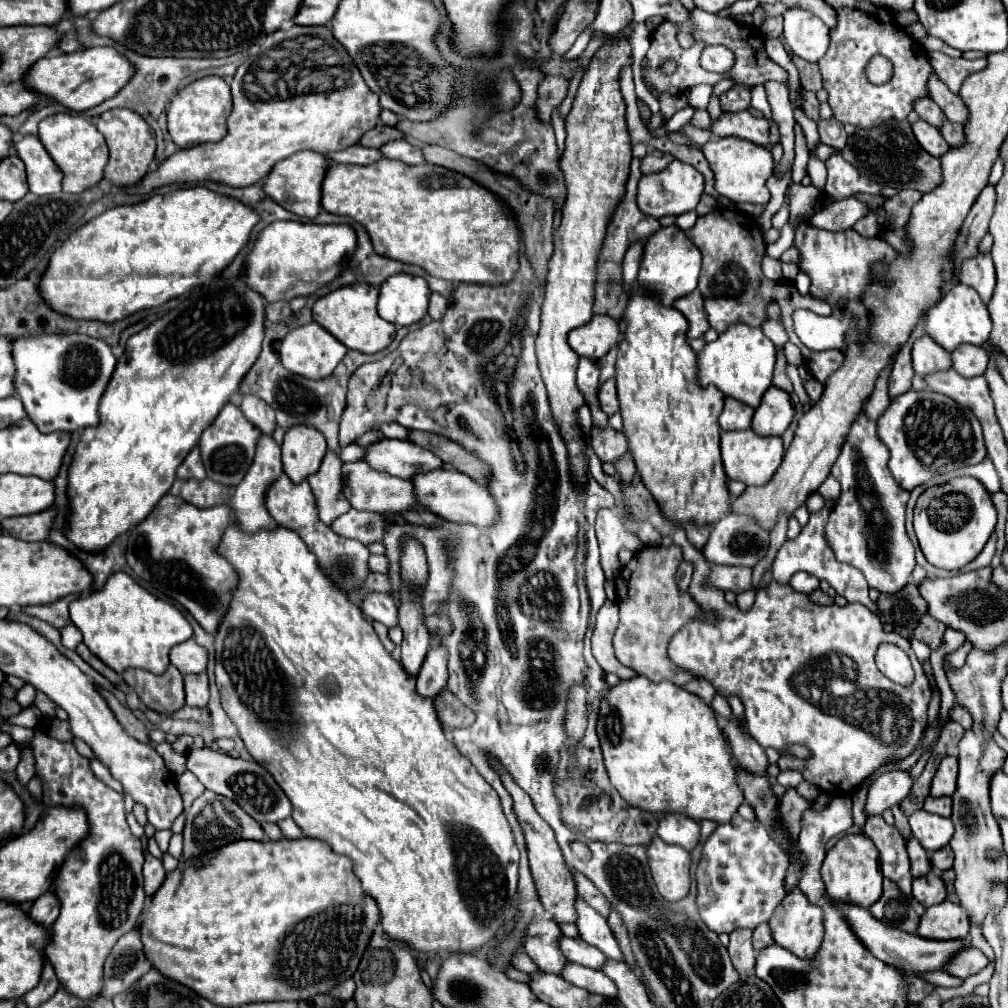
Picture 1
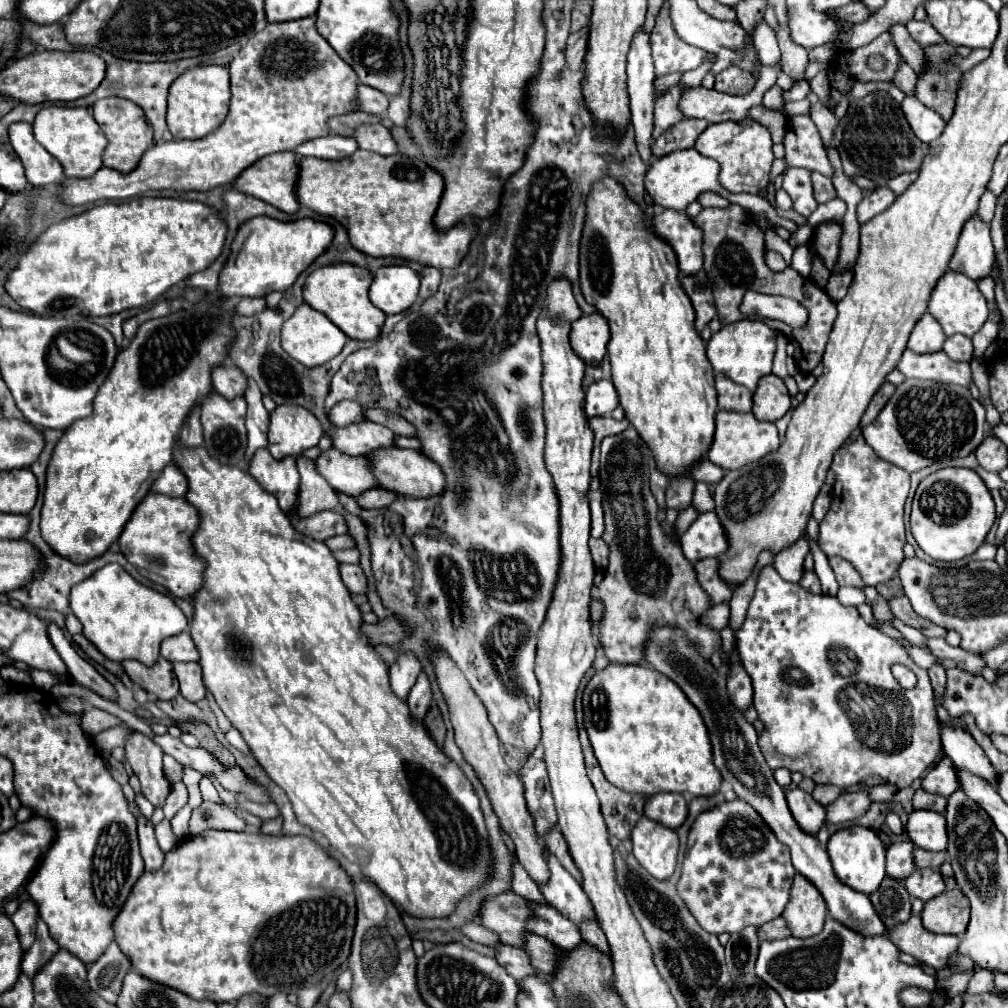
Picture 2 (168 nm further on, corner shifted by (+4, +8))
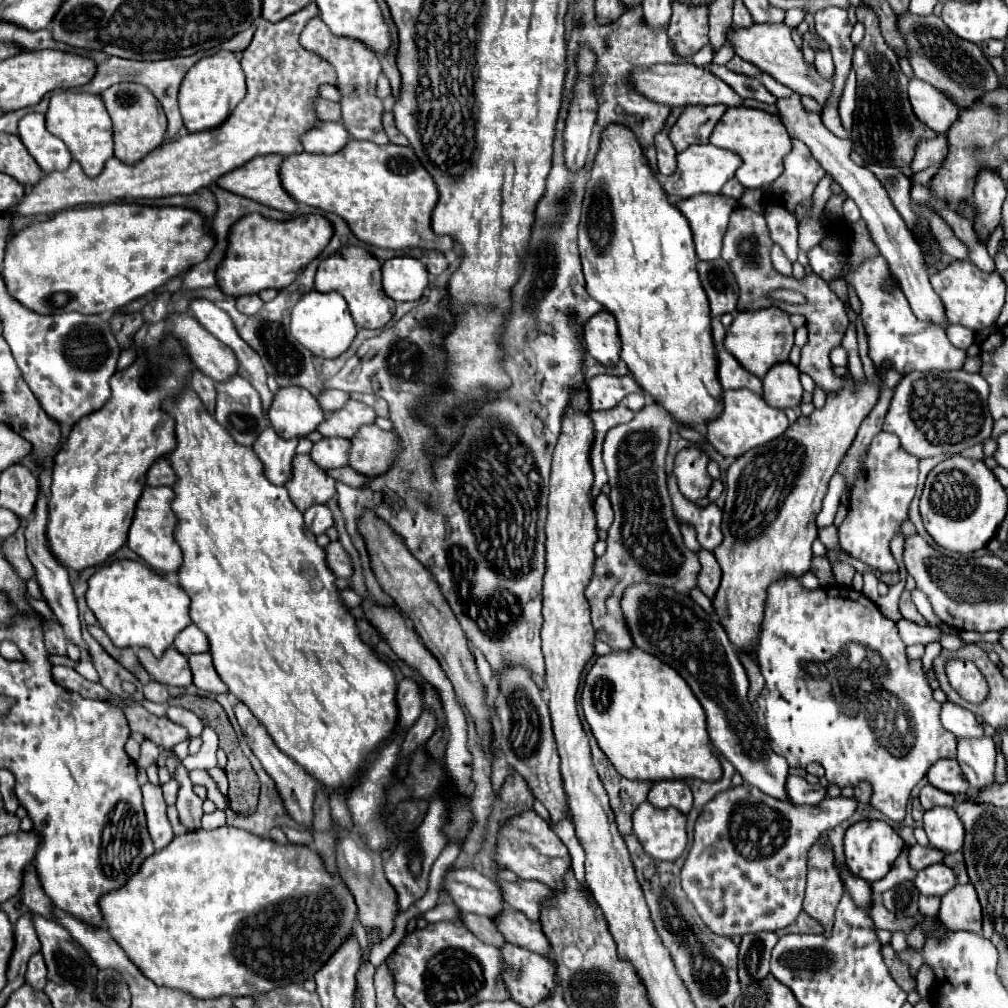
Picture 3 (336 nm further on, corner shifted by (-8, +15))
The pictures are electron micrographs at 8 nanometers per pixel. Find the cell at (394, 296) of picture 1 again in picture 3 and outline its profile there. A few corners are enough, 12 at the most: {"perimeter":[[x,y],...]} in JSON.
{"perimeter":[[414,257],[382,265],[382,285],[394,301],[418,301],[428,271]]}

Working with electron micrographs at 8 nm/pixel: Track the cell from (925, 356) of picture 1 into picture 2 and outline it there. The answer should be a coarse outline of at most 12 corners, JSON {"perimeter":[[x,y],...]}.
{"perimeter":[[926,312],[914,326],[908,348],[940,352],[946,336]]}

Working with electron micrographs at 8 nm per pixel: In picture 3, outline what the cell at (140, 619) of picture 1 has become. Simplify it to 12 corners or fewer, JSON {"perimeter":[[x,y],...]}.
{"perimeter":[[144,563],[88,579],[86,601],[116,647],[156,657],[192,623],[190,597]]}

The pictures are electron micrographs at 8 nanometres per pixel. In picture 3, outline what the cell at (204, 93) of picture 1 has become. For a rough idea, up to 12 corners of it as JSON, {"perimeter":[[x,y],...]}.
{"perimeter":[[230,51],[200,59],[180,85],[190,133],[216,129],[246,95]]}

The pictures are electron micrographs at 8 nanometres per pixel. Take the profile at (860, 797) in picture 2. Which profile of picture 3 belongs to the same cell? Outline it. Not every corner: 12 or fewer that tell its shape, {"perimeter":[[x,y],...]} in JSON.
{"perimeter":[[752,785],[696,819],[680,881],[734,937],[796,921],[808,849],[854,797]]}

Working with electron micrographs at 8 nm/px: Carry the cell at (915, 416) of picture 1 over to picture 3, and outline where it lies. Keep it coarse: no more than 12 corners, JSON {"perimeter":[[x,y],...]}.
{"perimeter":[[914,371],[884,419],[918,459],[984,443],[980,373]]}

